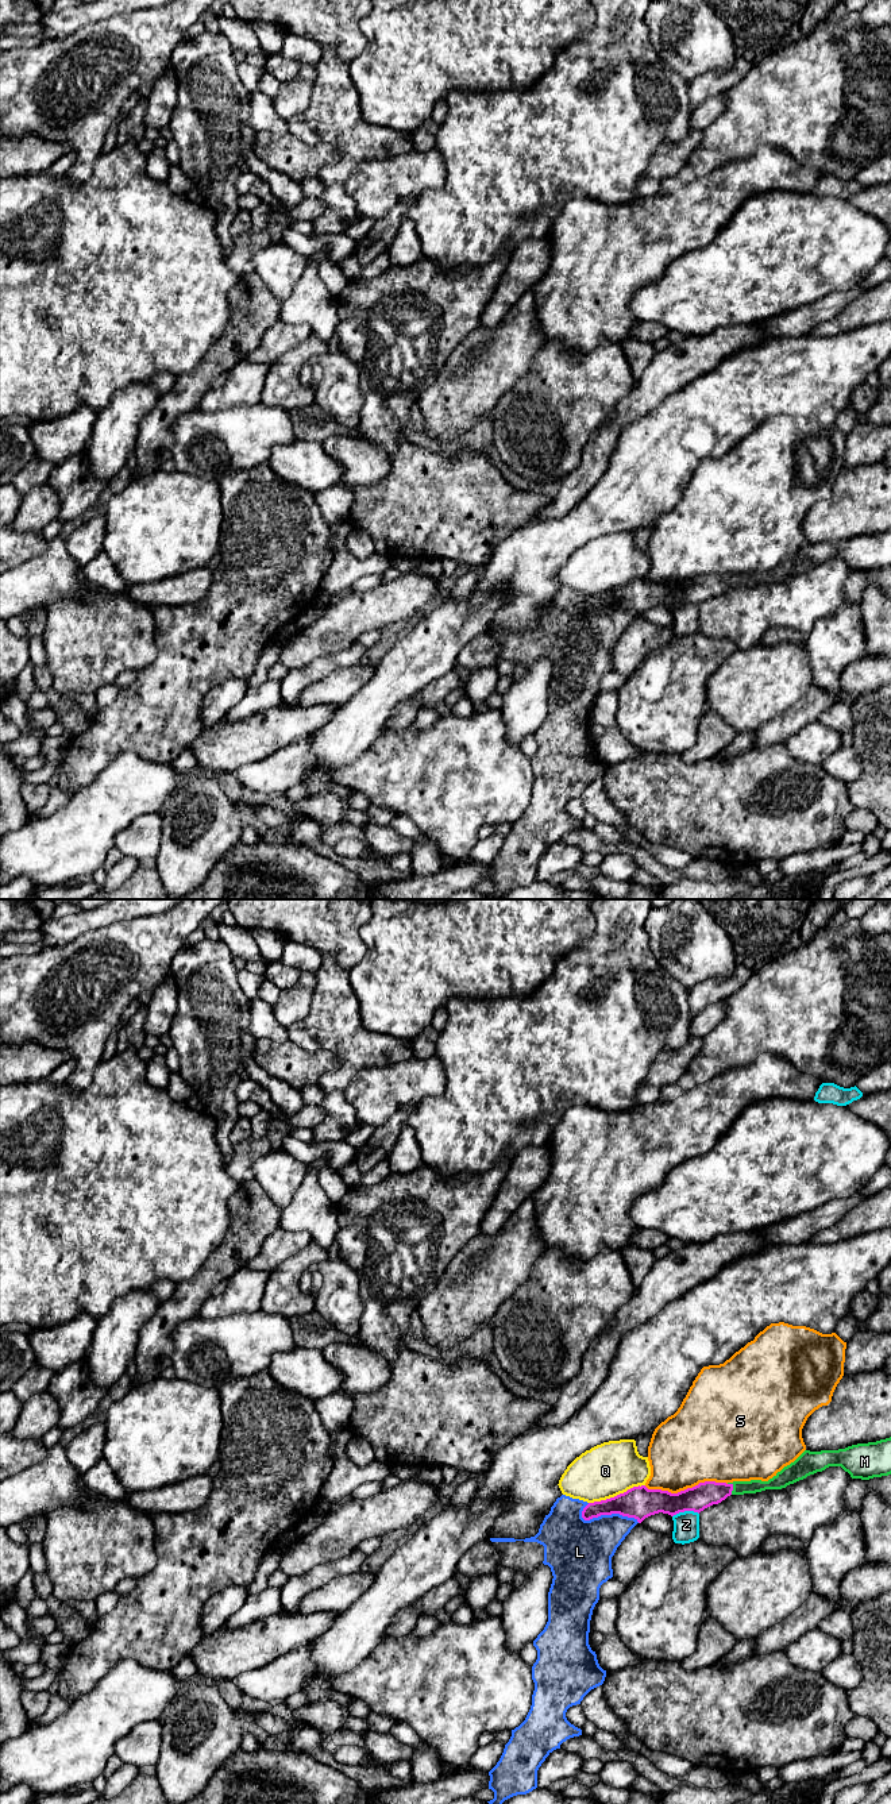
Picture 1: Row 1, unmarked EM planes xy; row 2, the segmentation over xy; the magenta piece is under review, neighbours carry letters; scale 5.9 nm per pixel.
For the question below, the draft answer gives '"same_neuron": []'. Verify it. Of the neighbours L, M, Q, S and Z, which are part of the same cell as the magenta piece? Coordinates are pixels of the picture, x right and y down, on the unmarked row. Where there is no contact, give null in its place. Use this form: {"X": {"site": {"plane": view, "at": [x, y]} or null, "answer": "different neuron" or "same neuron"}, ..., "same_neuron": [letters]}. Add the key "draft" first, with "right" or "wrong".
{"draft": "wrong", "L": {"site": {"plane": "xy", "at": [608, 606]}, "answer": "different neuron"}, "M": {"site": {"plane": "xy", "at": [732, 581]}, "answer": "same neuron"}, "Q": {"site": {"plane": "xy", "at": [617, 588]}, "answer": "different neuron"}, "S": {"site": {"plane": "xy", "at": [685, 582]}, "answer": "different neuron"}, "Z": {"site": {"plane": "xy", "at": [685, 602]}, "answer": "different neuron"}, "same_neuron": ["M"]}

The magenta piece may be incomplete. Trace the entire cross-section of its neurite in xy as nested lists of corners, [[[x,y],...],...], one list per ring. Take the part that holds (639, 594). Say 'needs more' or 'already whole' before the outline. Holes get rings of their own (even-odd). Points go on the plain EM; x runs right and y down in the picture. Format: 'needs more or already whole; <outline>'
needs more; [[[891,529],[876,535],[857,536],[838,543],[805,543],[794,555],[784,559],[768,574],[705,574],[678,586],[648,582],[639,578],[614,590],[589,595],[582,610],[590,613],[601,608],[620,606],[641,616],[645,610],[663,605],[671,609],[718,597],[730,587],[756,586],[765,582],[782,582],[790,577],[822,564],[829,559],[841,559],[852,571],[869,573],[891,567]]]

